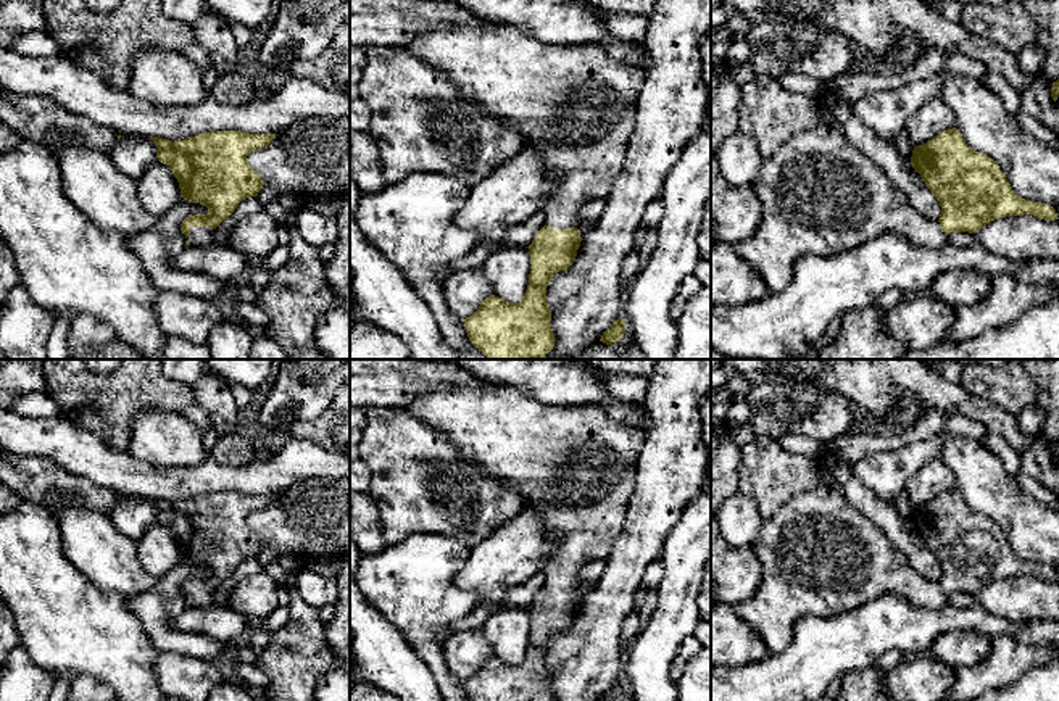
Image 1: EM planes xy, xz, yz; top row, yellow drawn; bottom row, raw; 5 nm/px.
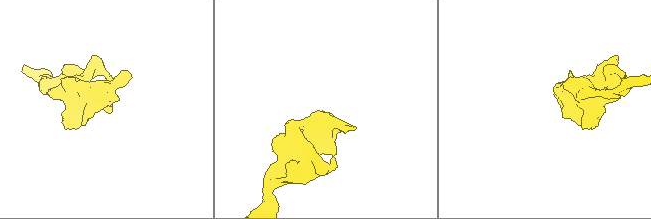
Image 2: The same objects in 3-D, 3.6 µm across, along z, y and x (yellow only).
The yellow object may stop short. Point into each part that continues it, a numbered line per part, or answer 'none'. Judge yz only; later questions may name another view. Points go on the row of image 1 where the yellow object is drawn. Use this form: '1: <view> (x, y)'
1: yz (819, 195)

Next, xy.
1: xy (199, 236)

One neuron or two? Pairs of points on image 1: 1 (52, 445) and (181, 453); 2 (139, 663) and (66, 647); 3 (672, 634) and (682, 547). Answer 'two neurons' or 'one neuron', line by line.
1: two neurons
2: one neuron
3: one neuron

